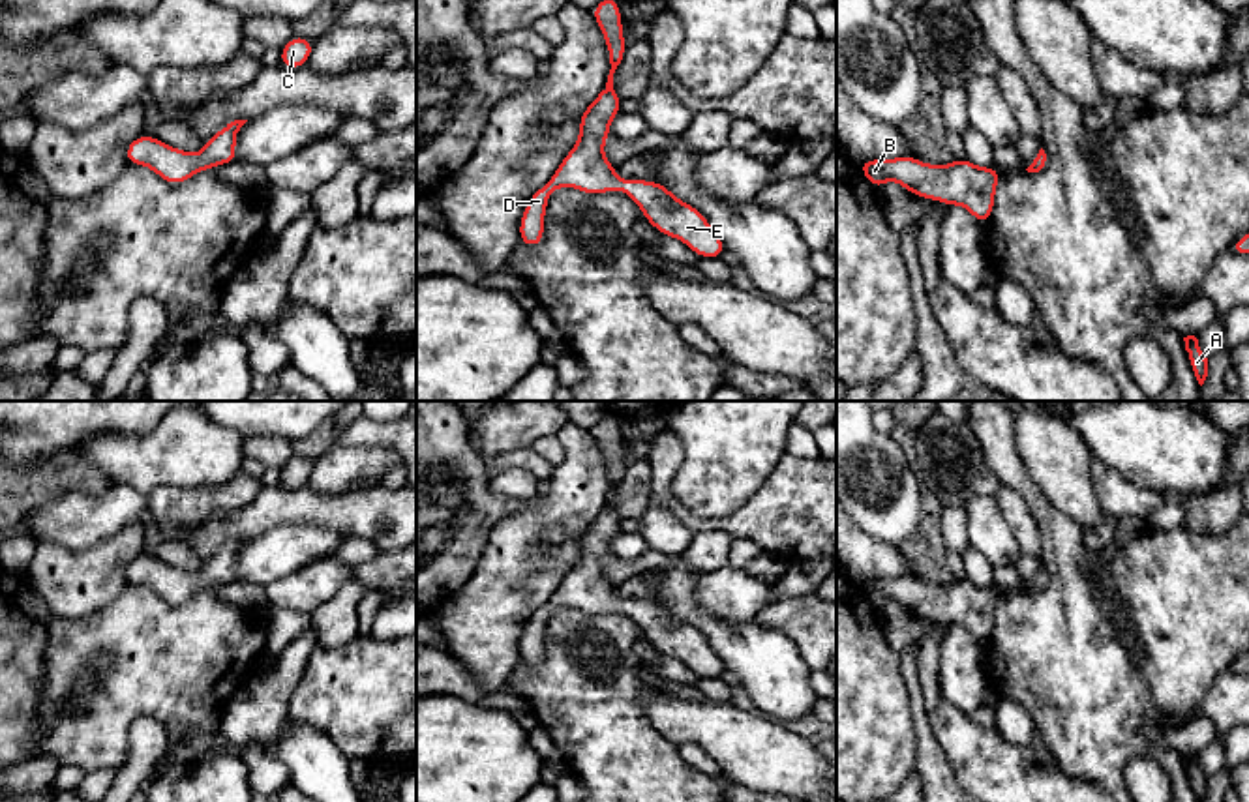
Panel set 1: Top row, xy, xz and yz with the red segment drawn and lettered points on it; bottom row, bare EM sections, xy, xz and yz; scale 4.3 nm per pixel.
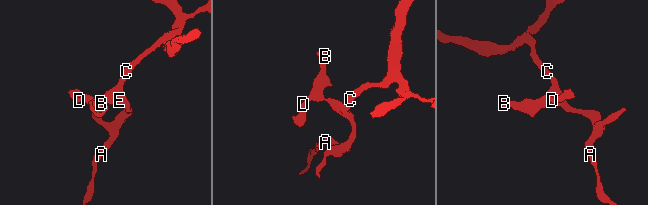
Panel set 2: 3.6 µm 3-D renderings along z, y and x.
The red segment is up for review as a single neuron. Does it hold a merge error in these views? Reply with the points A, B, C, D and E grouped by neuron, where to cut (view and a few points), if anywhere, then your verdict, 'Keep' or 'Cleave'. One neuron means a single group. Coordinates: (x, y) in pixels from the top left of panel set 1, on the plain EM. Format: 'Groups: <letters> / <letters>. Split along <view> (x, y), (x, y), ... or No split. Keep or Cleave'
Groups: A B C D E. No split. Keep

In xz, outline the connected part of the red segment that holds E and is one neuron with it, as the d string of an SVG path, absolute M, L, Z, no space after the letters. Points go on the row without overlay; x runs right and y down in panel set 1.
M613 414L589 429L608 465L609 495L606 508L579 536L579 557L561 581L553 596L529 618L519 639L519 661L527 667L544 661L544 637L549 615L559 607L578 607L587 615L619 609L643 631L643 637L660 652L686 663L698 676L718 678L726 665L711 648L707 637L692 624L679 620L666 605L651 600L621 600L615 587L604 577L609 542L621 534L621 517L613 508L613 493L623 480L628 459L621 455L623 437Z

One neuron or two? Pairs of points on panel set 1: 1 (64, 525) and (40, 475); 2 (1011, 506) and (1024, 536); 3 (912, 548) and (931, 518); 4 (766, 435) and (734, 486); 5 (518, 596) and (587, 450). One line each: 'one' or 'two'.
1: two
2: one
3: one
4: one
5: one

